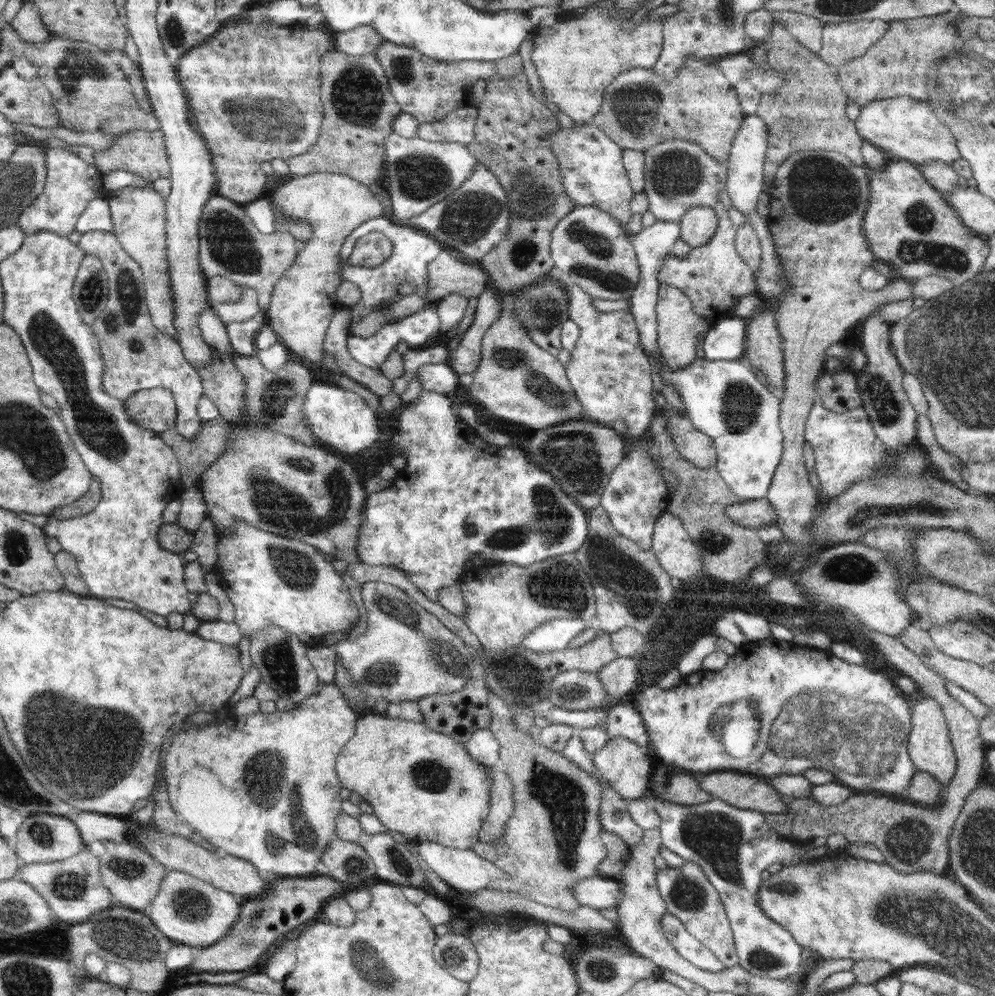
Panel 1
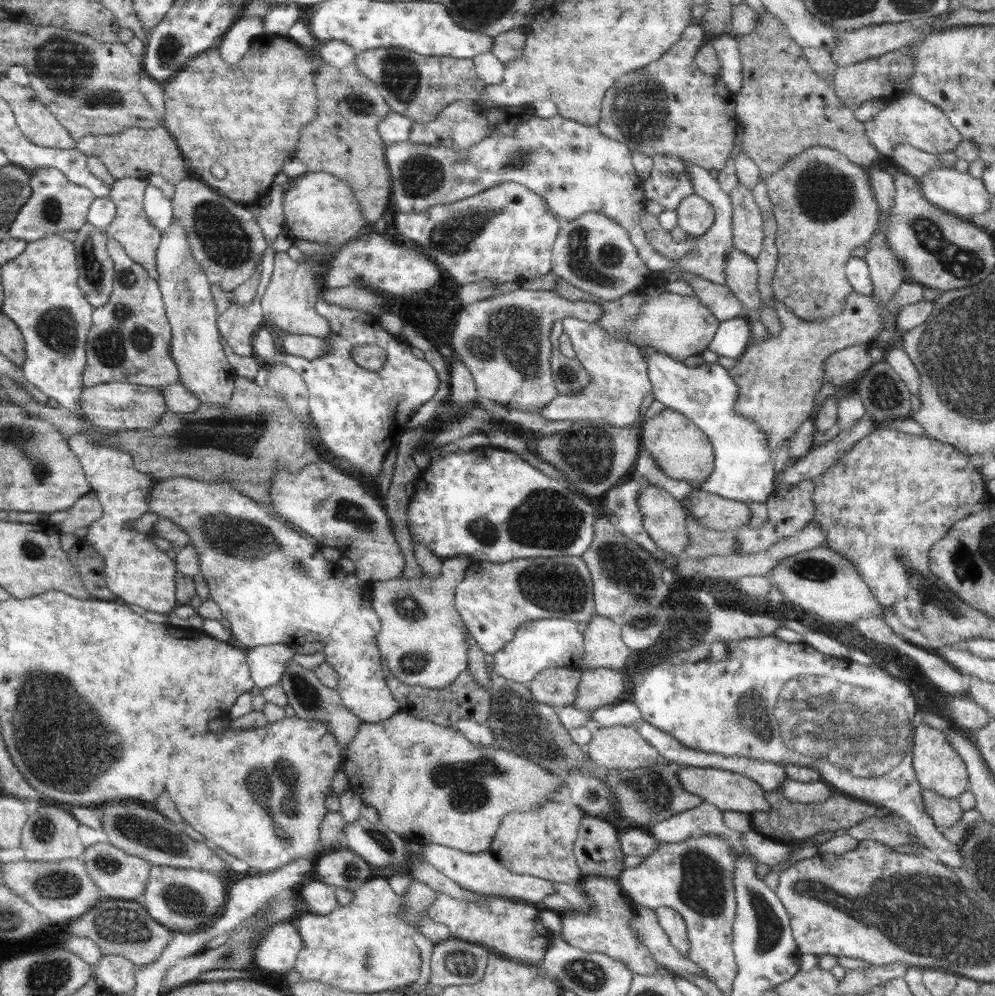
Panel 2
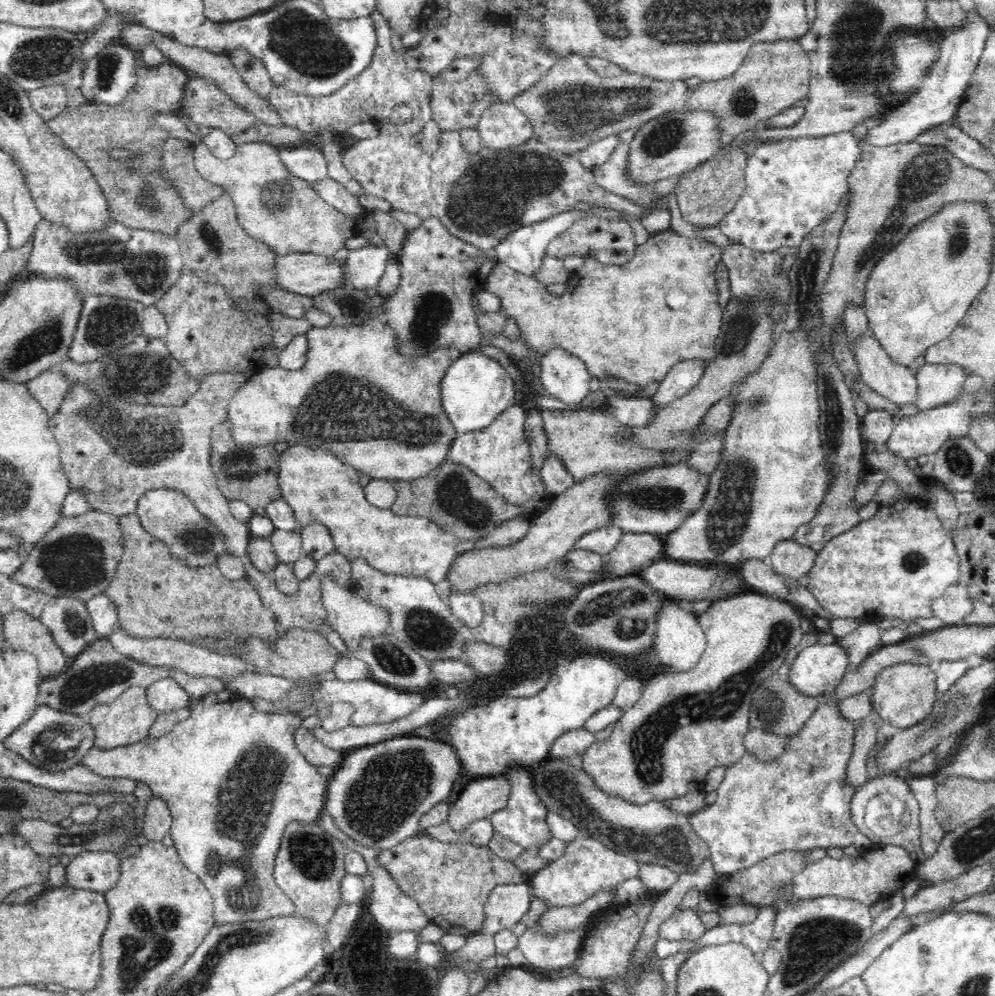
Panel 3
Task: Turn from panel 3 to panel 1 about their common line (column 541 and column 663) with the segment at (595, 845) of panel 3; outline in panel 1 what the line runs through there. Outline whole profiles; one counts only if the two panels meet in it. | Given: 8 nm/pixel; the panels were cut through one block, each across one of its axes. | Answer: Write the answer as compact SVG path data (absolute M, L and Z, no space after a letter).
M686 860L680 868L657 870L656 885L666 903L667 911L674 914L694 938L709 948L725 968L739 965L733 932L721 898L698 864Z

